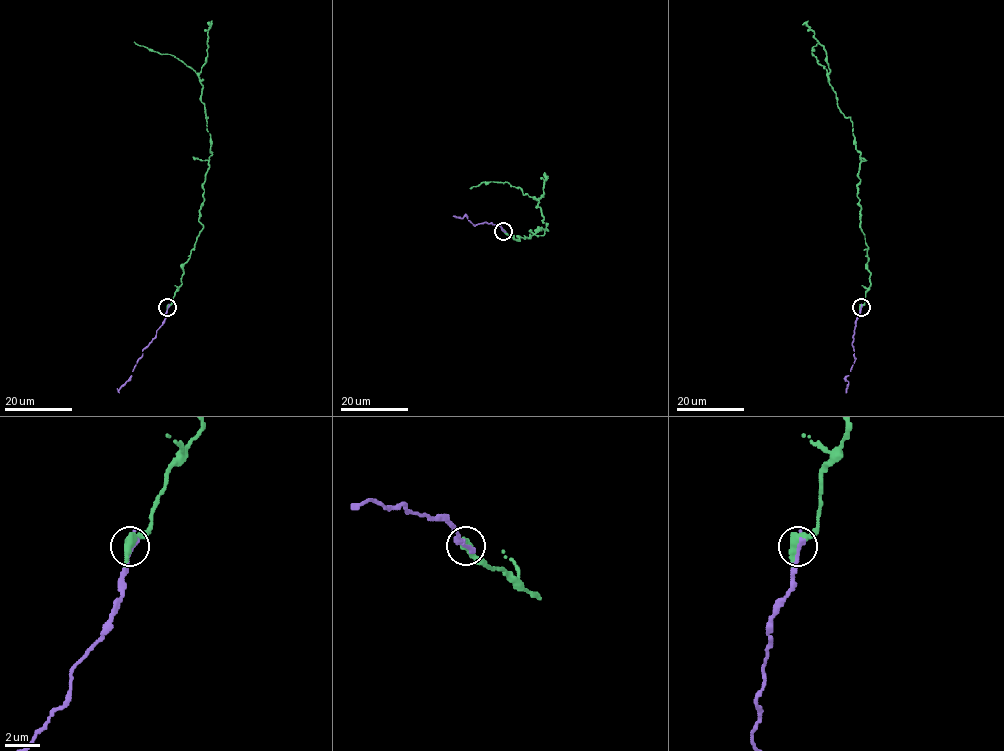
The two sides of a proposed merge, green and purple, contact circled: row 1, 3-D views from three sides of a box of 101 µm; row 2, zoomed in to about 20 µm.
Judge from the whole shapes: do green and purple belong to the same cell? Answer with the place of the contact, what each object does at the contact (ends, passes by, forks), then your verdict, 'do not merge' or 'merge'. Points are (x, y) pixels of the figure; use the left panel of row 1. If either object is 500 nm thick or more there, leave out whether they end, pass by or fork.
(167, 307) | merge

